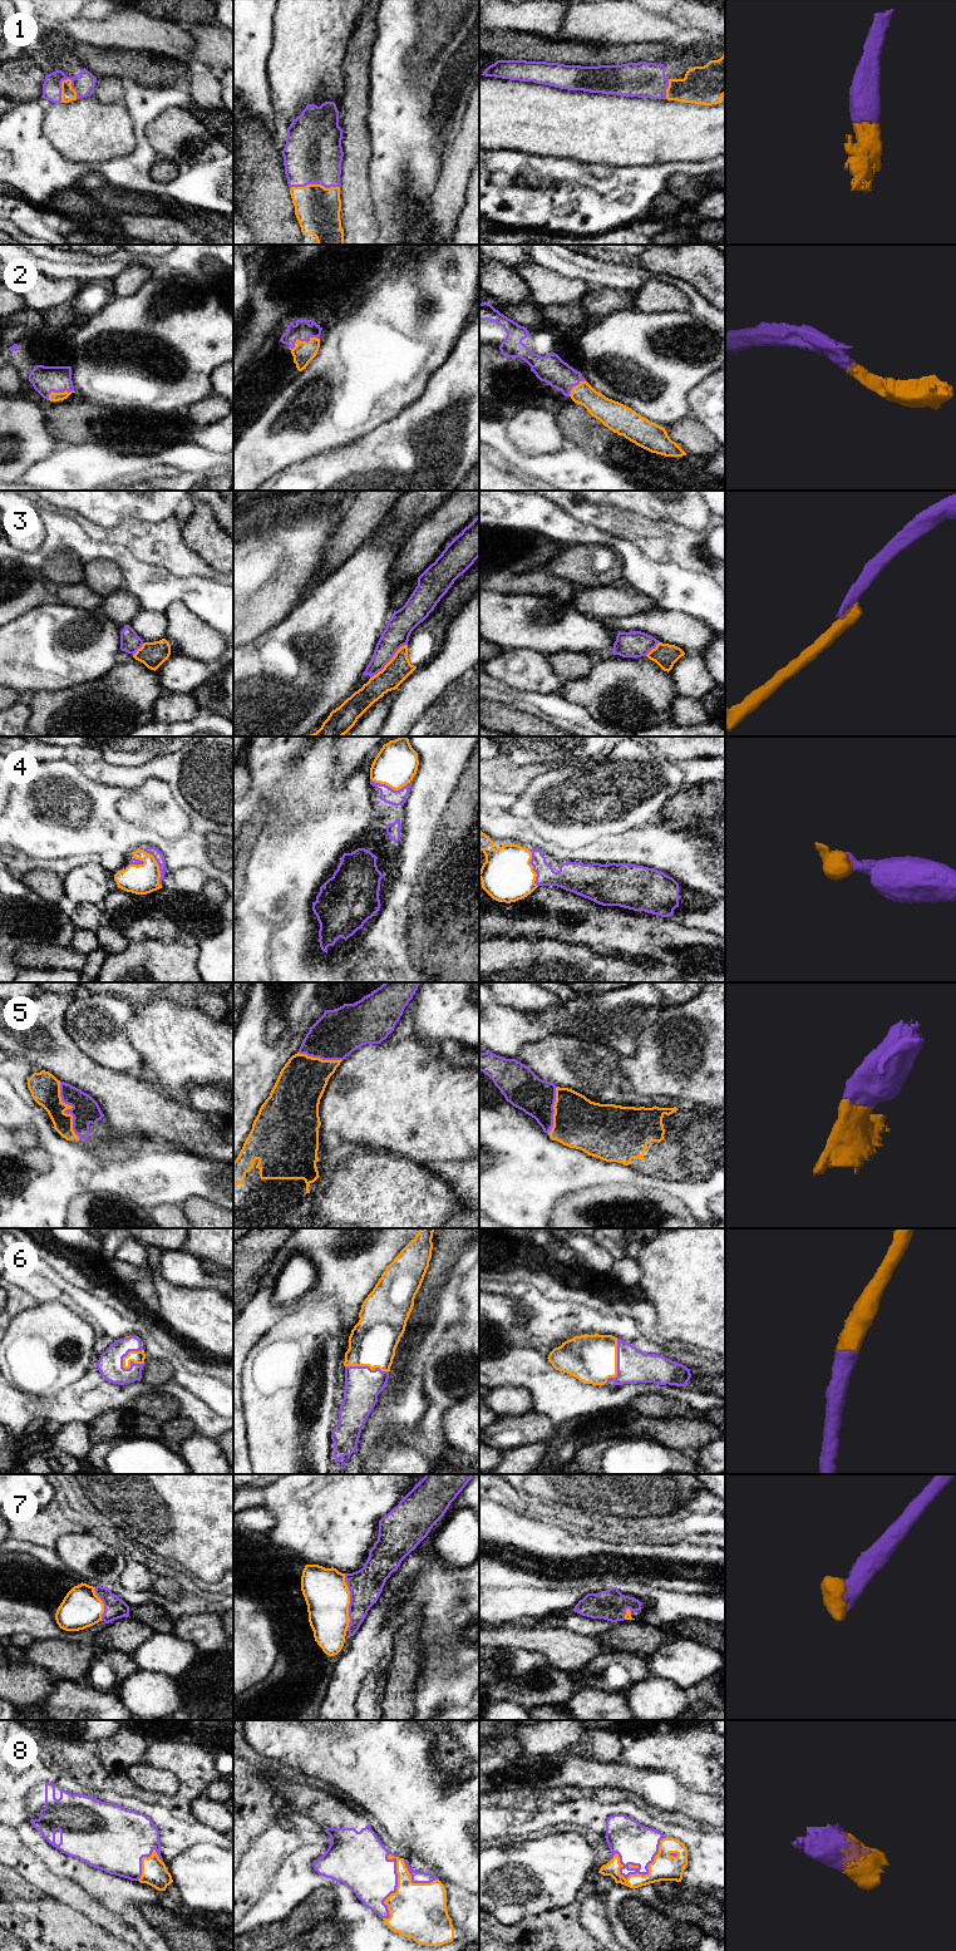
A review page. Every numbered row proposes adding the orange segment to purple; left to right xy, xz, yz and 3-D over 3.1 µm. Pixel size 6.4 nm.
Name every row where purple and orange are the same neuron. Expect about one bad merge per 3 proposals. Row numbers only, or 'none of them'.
1, 2, 4, 5, 6, 7, 8

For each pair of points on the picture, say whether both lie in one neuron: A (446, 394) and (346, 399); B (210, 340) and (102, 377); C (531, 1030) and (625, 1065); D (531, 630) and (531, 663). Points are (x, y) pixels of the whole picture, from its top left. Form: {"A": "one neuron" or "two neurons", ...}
{"A": "two neurons", "B": "one neuron", "C": "two neurons", "D": "two neurons"}

